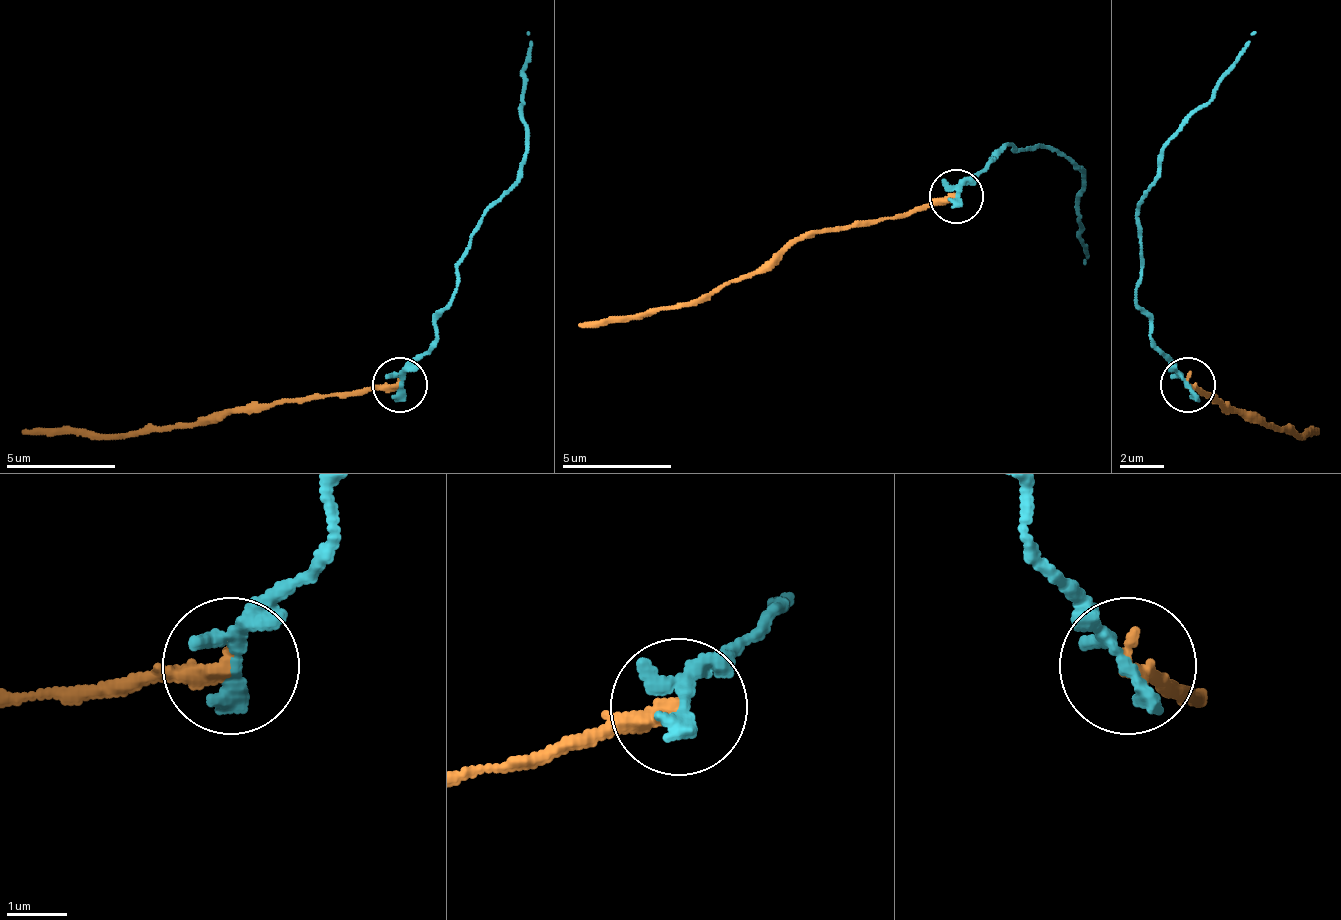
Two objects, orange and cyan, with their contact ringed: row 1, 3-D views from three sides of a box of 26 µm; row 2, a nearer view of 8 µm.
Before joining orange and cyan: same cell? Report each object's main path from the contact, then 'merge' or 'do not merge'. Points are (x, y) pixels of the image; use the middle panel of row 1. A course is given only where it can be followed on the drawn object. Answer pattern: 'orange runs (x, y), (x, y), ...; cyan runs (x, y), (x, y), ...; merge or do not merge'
orange runs (957, 194), (788, 238), (755, 271), (706, 293), (580, 326); cyan runs (957, 194), (1007, 145), (1012, 151), (1050, 145), (1072, 167), (1083, 173), (1083, 266); do not merge

